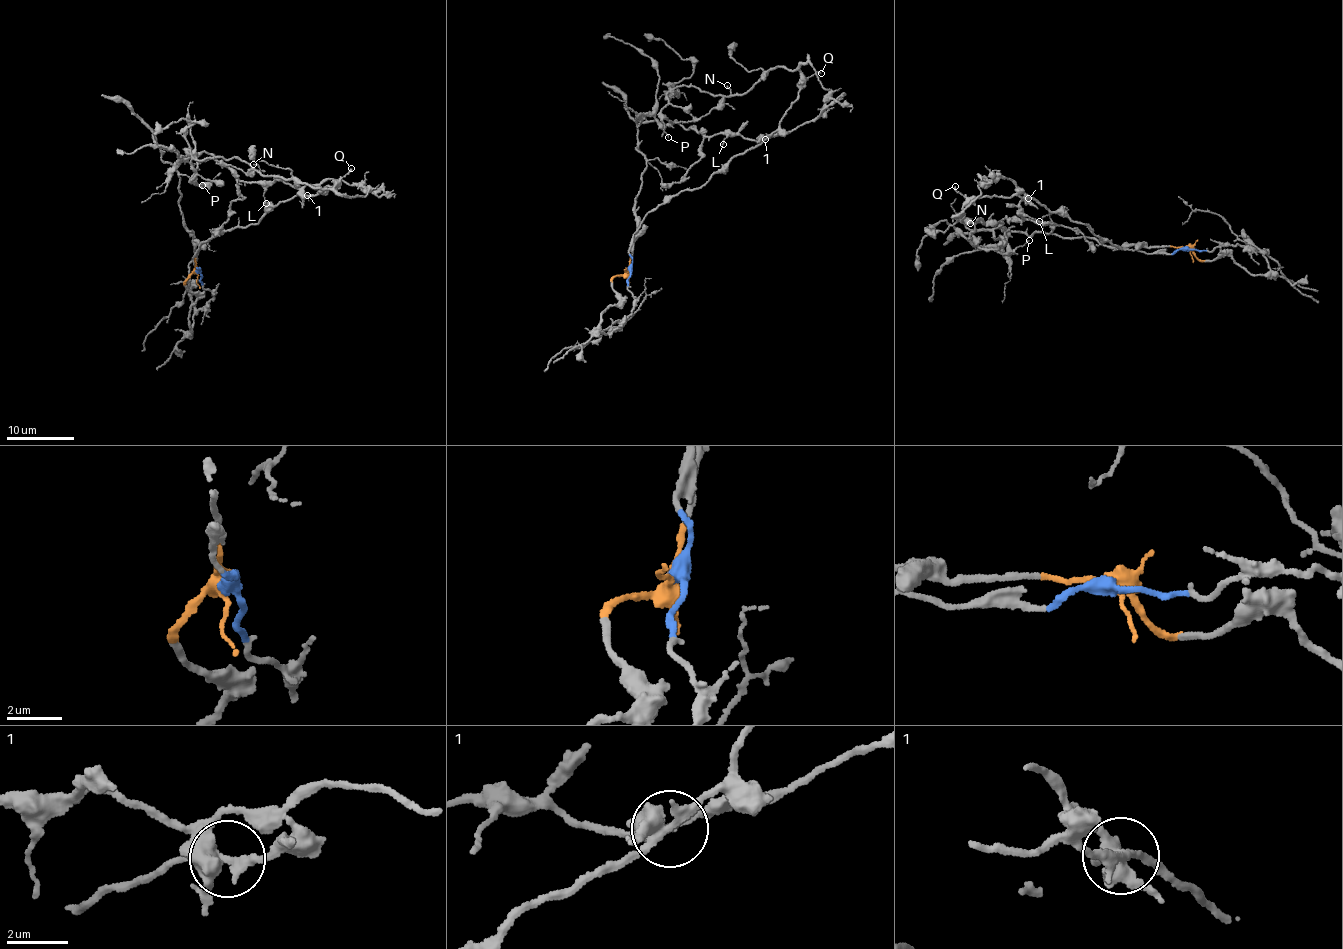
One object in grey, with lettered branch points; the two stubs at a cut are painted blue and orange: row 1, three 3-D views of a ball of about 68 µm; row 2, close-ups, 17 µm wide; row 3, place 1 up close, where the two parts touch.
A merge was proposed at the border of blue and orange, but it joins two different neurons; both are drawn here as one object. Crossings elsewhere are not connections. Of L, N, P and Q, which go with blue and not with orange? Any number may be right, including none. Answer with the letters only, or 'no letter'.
N, Q

